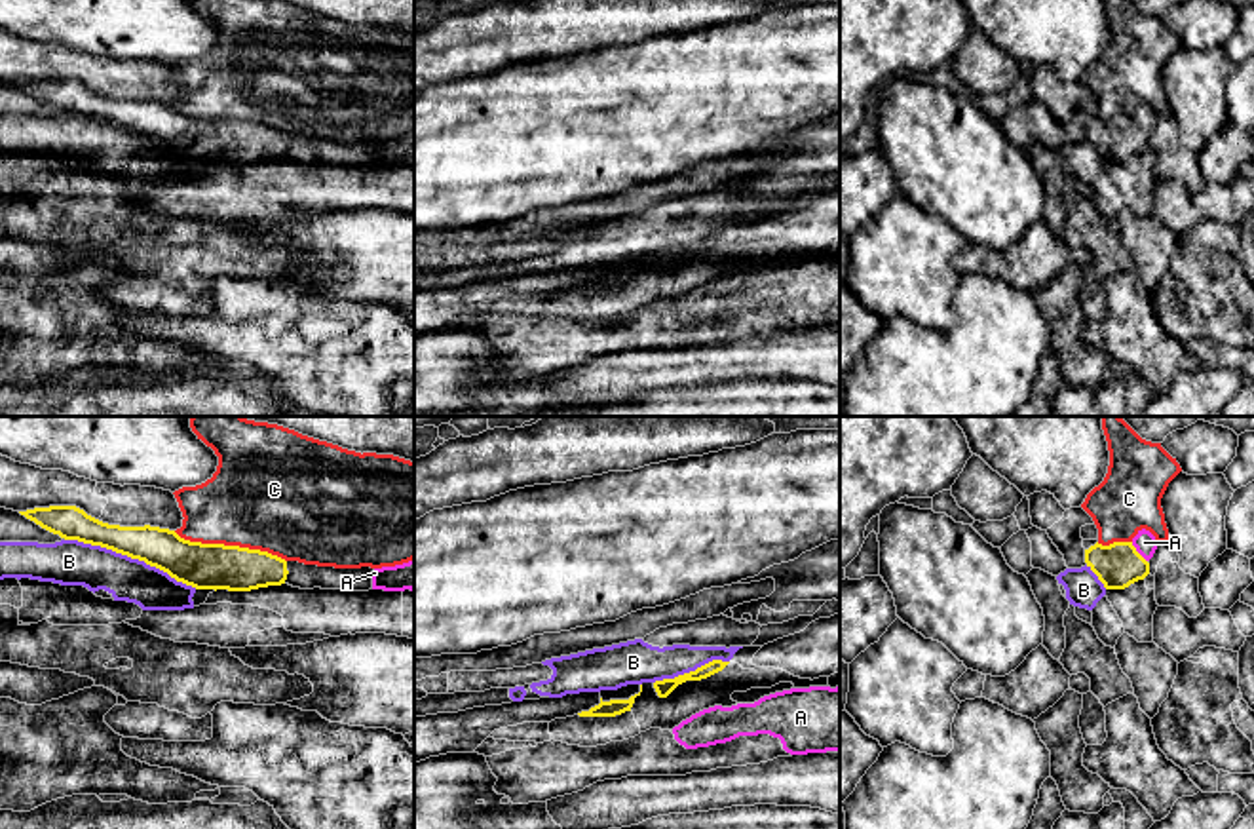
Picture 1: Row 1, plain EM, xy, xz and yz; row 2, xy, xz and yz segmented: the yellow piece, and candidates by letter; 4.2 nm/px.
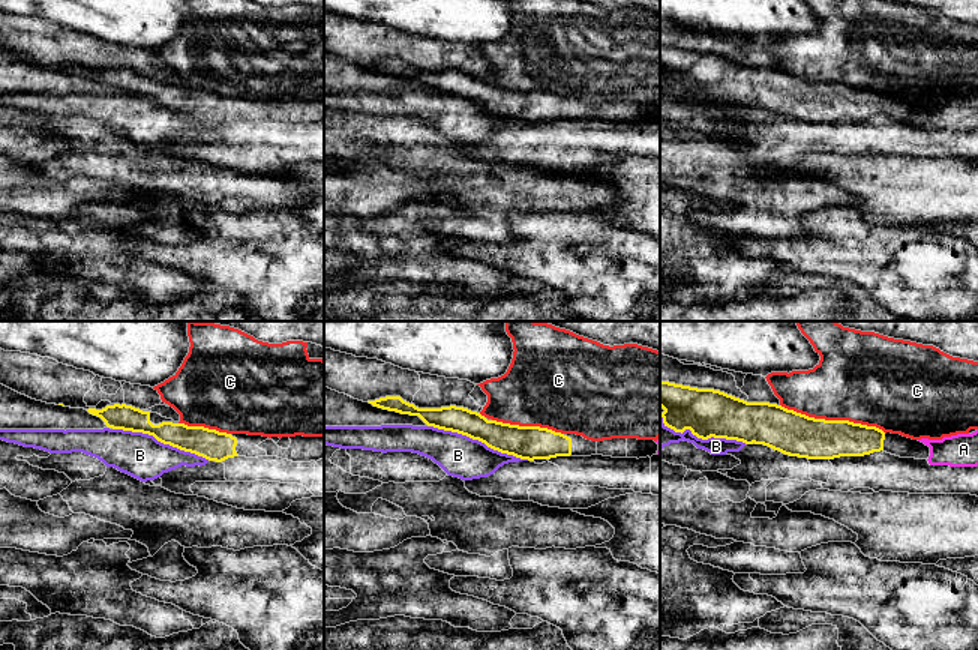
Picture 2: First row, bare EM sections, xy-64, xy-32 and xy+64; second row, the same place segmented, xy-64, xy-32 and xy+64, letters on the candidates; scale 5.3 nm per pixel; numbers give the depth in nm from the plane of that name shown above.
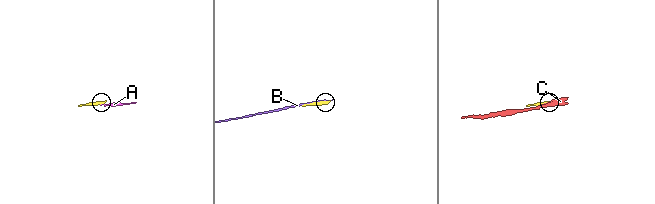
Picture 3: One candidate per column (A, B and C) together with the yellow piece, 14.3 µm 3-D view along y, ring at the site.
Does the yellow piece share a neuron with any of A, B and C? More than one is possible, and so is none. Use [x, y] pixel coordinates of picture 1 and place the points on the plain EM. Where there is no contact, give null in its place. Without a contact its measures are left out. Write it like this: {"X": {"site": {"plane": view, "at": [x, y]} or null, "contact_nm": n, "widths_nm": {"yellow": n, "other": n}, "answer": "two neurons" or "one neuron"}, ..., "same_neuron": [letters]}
{"A": {"site": {"plane": "yz", "at": [1137, 126]}, "contact_nm": 110, "widths_nm": {"yellow": 190, "other": 90}, "answer": "two neurons"}, "B": {"site": {"plane": "xy", "at": [132, 132]}, "contact_nm": 600, "widths_nm": {"yellow": 180, "other": 190}, "answer": "two neurons"}, "C": {"site": {"plane": "xy", "at": [230, 120]}, "contact_nm": 500, "widths_nm": {"yellow": 190, "other": 440}, "answer": "two neurons"}, "same_neuron": []}

